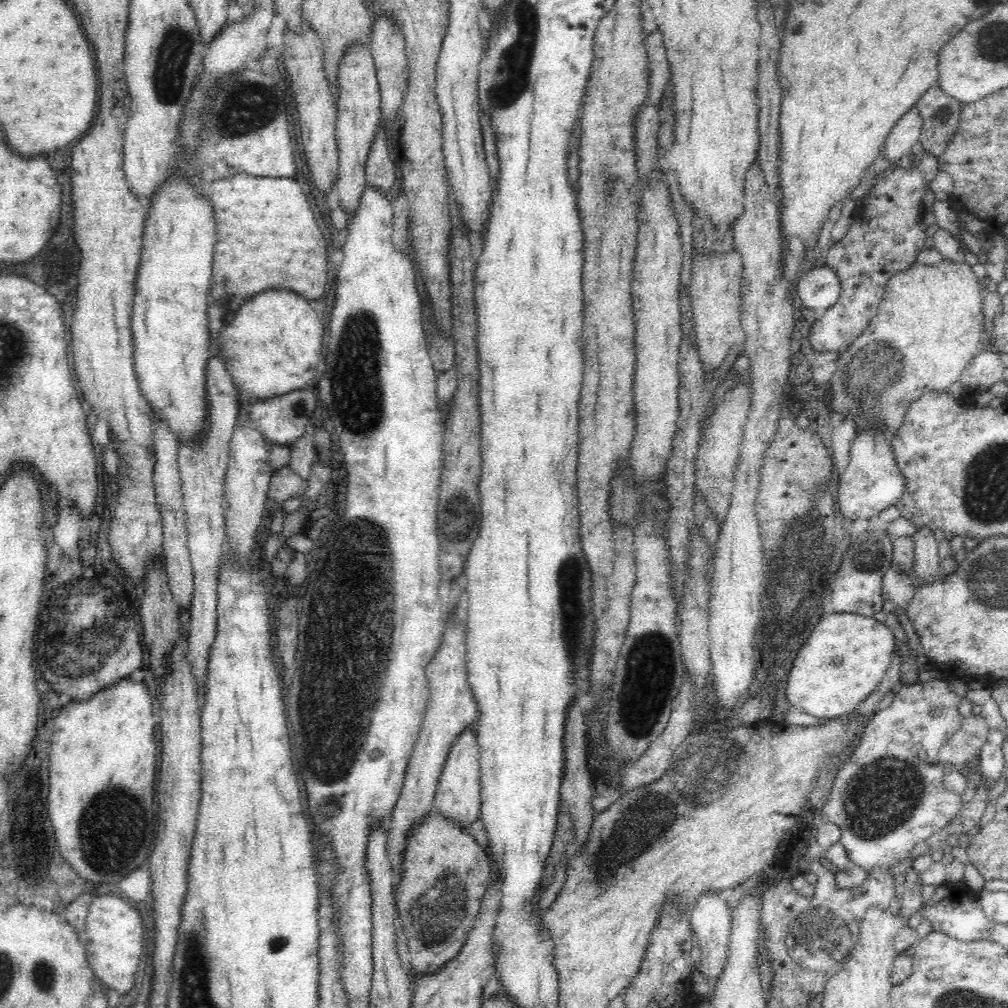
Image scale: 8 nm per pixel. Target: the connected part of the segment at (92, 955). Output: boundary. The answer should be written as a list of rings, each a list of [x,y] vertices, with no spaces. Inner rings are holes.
[[[114,890],[112,894],[98,896],[90,904],[85,927],[85,955],[98,981],[107,990],[115,990],[120,998],[135,986],[134,974],[140,964],[144,948],[144,928],[137,910]]]

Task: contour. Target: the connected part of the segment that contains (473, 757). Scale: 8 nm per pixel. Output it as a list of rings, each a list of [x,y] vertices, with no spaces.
[[[474,725],[466,726],[460,732],[460,736],[454,740],[454,744],[448,752],[448,758],[444,762],[444,770],[438,780],[434,796],[433,804],[436,806],[436,810],[448,820],[453,820],[466,829],[470,824],[476,822],[481,810],[479,758],[479,746],[474,733]]]

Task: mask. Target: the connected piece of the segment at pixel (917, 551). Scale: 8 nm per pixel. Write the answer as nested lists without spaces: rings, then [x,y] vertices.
[[[921,526],[911,535],[914,541],[914,577],[918,577],[918,582],[929,583],[939,572],[941,559],[938,557],[938,542],[934,531],[928,527]]]

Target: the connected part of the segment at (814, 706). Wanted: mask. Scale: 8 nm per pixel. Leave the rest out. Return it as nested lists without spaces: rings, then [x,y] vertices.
[[[826,611],[792,662],[785,690],[791,706],[816,718],[848,715],[880,684],[894,654],[895,637],[885,623],[854,613]]]

